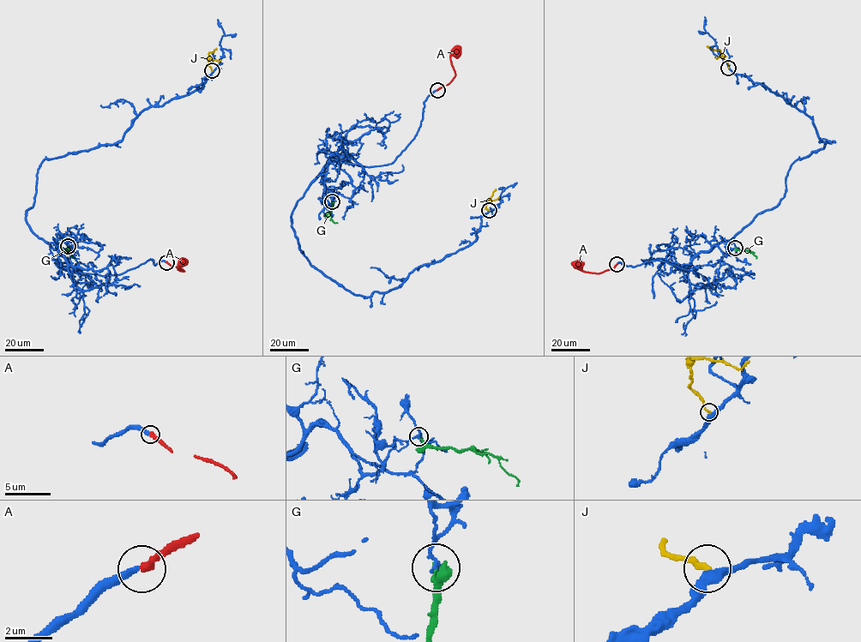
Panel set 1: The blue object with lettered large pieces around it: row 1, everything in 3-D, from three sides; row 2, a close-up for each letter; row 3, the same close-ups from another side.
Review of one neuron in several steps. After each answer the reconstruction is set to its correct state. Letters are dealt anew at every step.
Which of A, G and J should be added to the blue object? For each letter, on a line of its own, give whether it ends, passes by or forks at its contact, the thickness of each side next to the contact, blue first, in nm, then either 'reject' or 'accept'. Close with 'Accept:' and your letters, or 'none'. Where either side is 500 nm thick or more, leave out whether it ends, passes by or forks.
A: it ends | 280/300 nm | accept
G: it ends | 200/150 nm | reject
J: it ends | 400/200 nm | reject
Accept: A

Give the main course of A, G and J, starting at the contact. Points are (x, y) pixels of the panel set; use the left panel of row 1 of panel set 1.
A: (166, 261), (183, 272), (177, 269), (186, 260)
G: (68, 246), (66, 249), (75, 258)
J: (213, 70), (208, 65), (208, 53), (216, 48)

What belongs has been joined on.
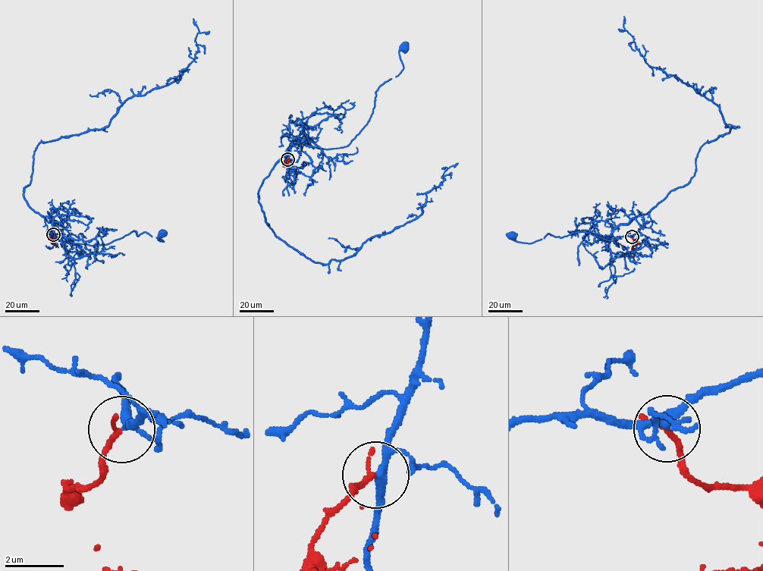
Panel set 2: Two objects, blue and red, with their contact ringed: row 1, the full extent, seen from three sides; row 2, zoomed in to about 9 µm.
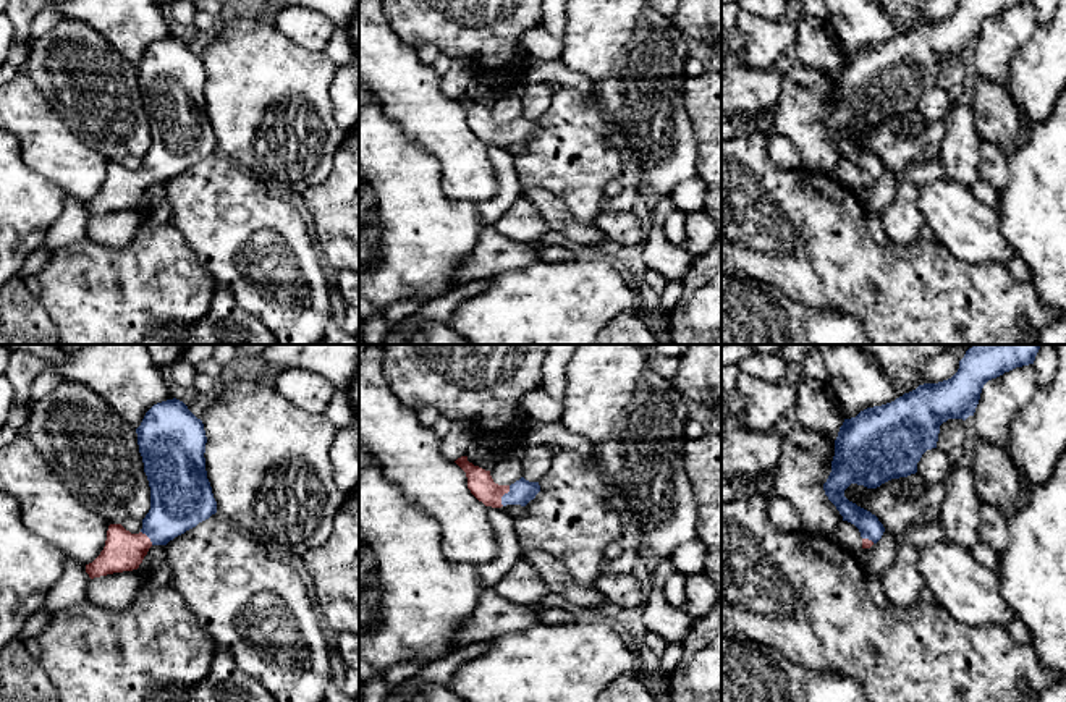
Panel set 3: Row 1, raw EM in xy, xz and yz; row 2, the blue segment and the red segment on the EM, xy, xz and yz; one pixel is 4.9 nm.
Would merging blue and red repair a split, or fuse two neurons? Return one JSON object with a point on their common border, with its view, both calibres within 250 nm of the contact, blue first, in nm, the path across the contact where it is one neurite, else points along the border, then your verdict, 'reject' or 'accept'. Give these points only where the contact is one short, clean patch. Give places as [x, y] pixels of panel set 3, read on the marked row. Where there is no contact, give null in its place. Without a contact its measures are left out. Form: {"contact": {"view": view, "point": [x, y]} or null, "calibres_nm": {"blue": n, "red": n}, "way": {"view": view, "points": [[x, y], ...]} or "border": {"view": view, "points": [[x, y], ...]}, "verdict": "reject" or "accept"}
{"contact": {"view": "xz", "point": [503, 495]}, "calibres_nm": {"blue": 120, "red": 130}, "way": {"view": "xz", "points": [[521, 492], [503, 495], [492, 495], [481, 484]]}, "verdict": "accept"}

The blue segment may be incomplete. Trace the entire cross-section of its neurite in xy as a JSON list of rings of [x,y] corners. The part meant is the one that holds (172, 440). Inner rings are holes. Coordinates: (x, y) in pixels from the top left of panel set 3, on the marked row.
[[[173,398],[154,404],[136,429],[150,510],[139,534],[110,524],[105,547],[89,565],[91,579],[137,569],[152,545],[167,545],[217,513],[205,471],[205,430],[188,406]]]

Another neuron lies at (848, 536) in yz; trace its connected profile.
[[[843,521],[838,526],[838,529],[835,531],[831,539],[846,550],[851,550],[856,553],[862,550],[861,532],[854,524],[848,522],[848,521]]]

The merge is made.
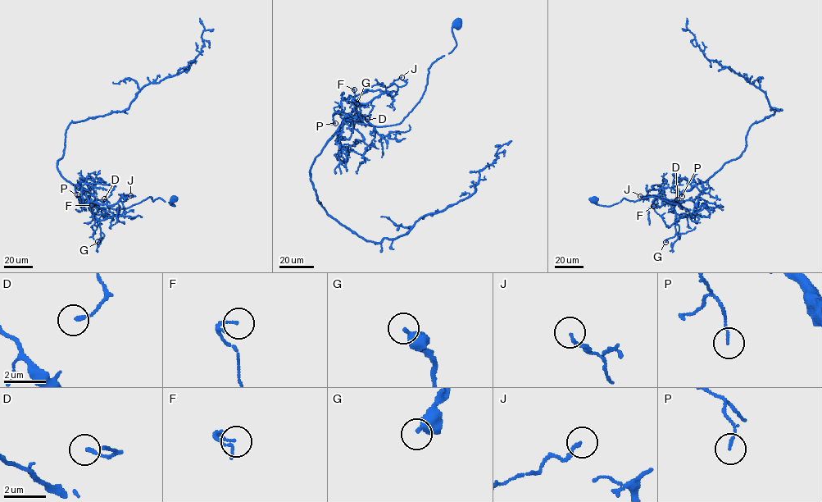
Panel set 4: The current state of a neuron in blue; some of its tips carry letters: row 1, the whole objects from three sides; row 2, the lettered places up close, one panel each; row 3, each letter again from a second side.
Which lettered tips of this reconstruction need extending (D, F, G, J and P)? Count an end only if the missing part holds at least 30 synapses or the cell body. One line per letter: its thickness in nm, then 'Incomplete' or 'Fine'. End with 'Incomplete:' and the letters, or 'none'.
D: Thickness 150 nm. Fine
F: Thickness 110 nm. Fine
G: Thickness 360 nm. Fine
J: Thickness 160 nm. Fine
P: Thickness 100 nm. Fine
Incomplete: none

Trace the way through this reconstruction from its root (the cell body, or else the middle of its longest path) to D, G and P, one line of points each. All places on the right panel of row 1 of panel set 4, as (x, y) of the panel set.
D: (593, 199), (610, 206), (624, 198), (654, 197), (682, 209), (677, 202), (662, 204), (677, 199)
G: (593, 199), (610, 206), (624, 198), (654, 197), (682, 209), (678, 203), (675, 235), (665, 242)
P: (593, 199), (610, 206), (624, 198), (654, 197), (682, 209), (674, 186), (682, 196)

